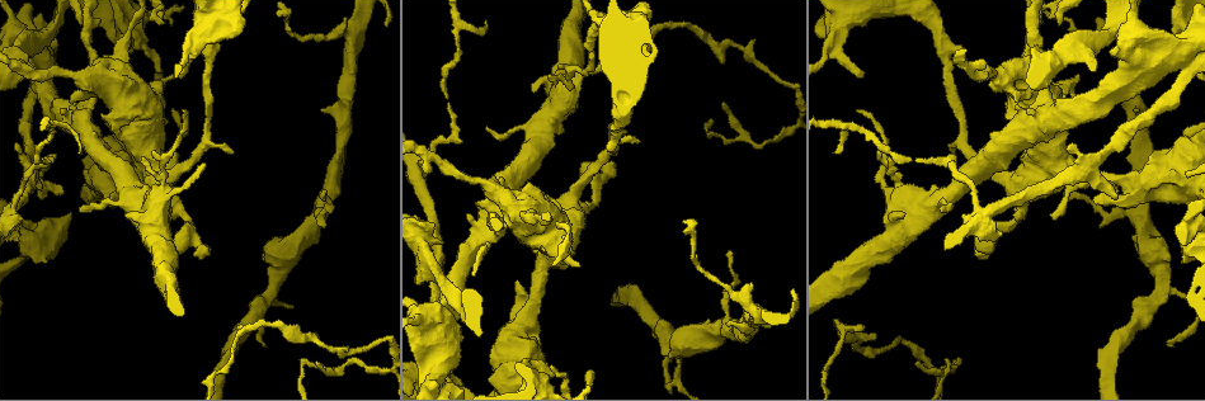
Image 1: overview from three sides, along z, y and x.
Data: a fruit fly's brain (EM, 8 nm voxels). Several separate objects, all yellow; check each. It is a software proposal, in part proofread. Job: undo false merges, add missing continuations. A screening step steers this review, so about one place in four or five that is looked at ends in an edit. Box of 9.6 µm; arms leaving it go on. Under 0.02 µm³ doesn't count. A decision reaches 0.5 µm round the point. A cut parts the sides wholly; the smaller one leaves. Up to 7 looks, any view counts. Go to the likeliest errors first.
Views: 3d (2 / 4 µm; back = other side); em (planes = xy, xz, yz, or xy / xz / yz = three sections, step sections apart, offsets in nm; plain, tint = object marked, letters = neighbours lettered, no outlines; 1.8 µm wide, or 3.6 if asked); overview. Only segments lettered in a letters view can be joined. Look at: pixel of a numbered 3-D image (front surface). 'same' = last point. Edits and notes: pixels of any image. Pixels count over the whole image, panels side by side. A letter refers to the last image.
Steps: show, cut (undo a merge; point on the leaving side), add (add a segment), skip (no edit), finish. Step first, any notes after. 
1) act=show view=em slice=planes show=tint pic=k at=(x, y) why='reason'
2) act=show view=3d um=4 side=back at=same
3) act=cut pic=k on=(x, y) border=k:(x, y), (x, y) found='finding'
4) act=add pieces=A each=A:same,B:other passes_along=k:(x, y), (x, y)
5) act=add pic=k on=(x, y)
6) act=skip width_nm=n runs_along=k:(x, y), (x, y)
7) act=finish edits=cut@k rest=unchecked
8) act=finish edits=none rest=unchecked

act=show view=em slice=planes show=letters pic=1 at=(977, 204) why='sharp bend'

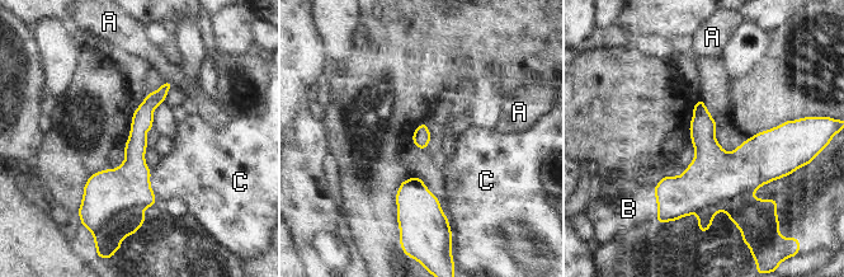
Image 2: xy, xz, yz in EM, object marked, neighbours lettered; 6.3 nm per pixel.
act=skip each=A:other,B:other,C:other border=2:(150, 170), (150, 188), (156, 198) found='continuous, no second cell'

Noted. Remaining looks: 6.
act=show view=em um=3.6 slice=planes show=letters pic=1 at=(1188, 64) why='sharp bend'

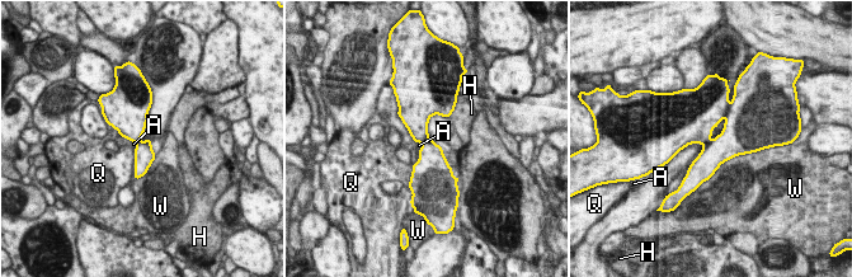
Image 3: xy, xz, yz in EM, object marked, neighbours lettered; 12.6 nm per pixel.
act=cut pic=3 on=(417, 125) width_nm=240 longest_contact=W:800nm each=A:other,H:other,Q:other,W:other found='two cells meet here'

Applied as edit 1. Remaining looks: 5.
act=show view=3d um=4 pic=1 at=(134, 30)

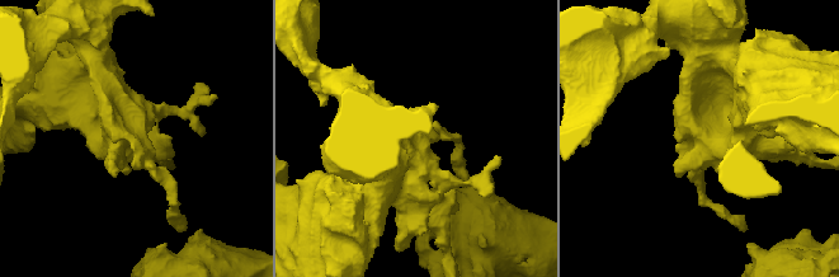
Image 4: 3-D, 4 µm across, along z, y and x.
act=show view=em slice=yz step=4 show=tint pic=4 at=(412, 142)

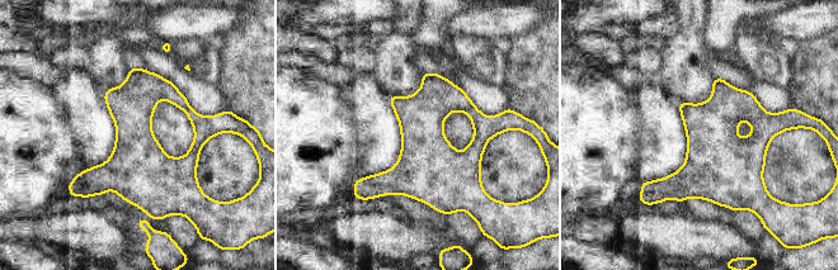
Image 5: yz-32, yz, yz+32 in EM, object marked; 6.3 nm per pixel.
act=show view=em slice=planes show=letters at=same why='cut it another way'

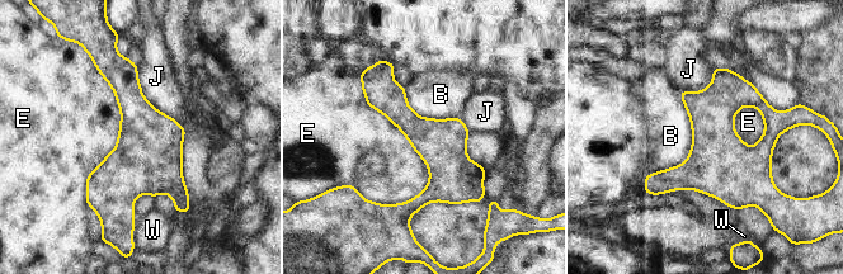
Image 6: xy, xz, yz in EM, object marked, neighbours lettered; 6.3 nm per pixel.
act=skip width_nm=300 each=B:other,E:other,J:other,W:other border=6:(678, 93), (690, 154), (648, 175) found='one cell here'

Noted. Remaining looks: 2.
act=finish edits=cut@3 rest=unchecked

